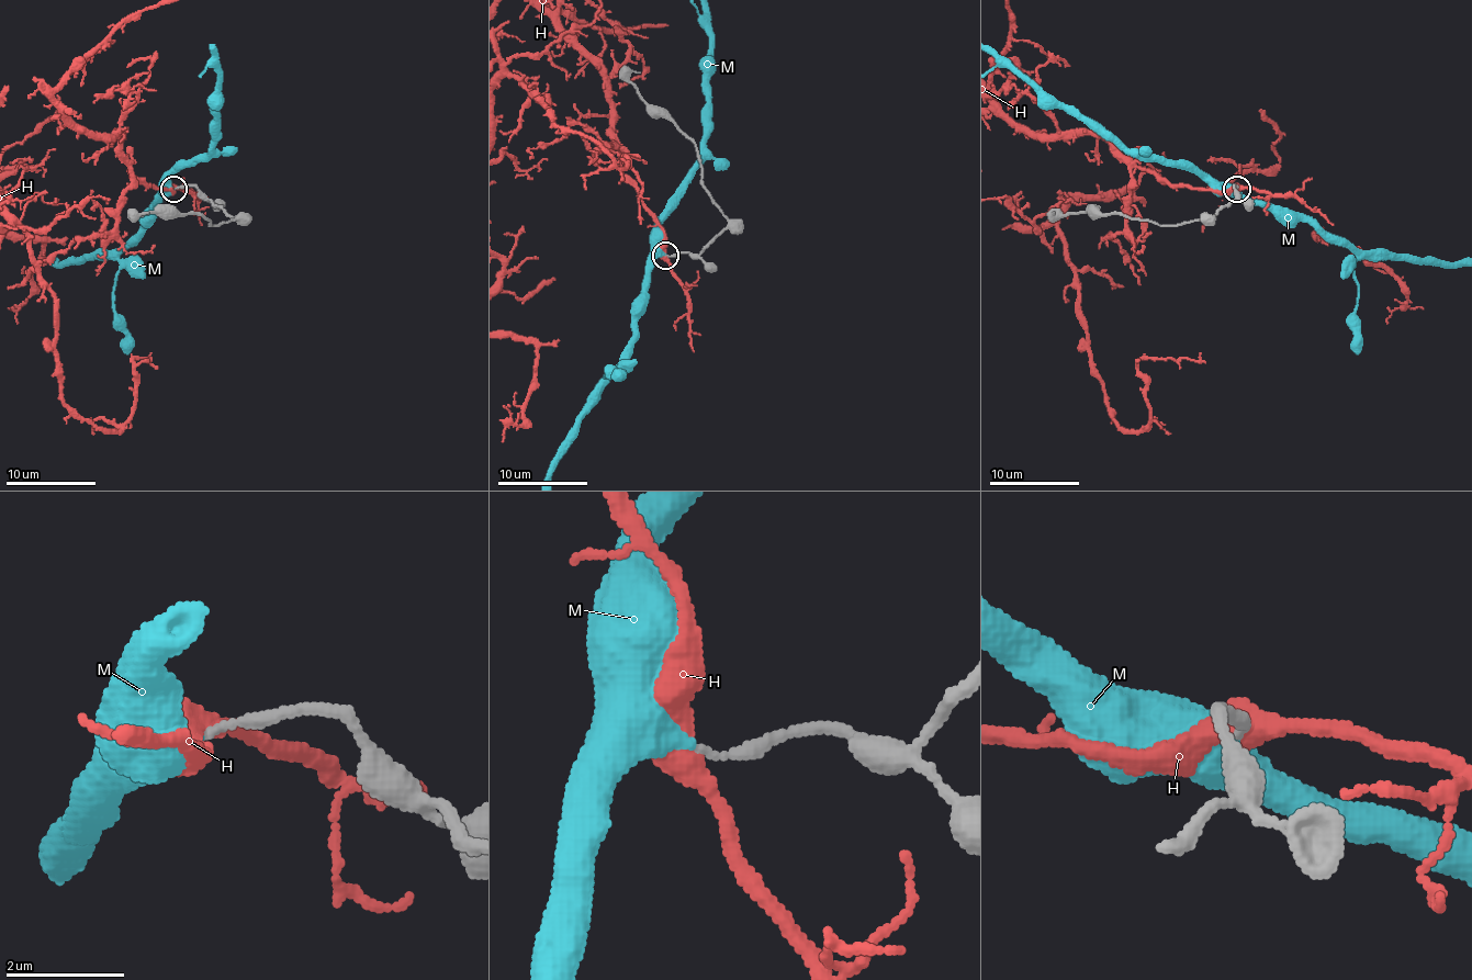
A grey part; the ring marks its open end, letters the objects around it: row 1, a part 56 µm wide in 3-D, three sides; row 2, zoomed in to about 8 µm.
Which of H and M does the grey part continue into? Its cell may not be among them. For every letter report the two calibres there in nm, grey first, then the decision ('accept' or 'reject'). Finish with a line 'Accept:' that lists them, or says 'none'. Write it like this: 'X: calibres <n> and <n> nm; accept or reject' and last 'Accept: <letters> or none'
H: calibres 150 and 480 nm; reject
M: calibres 140 and 480 nm; accept
Accept: M

